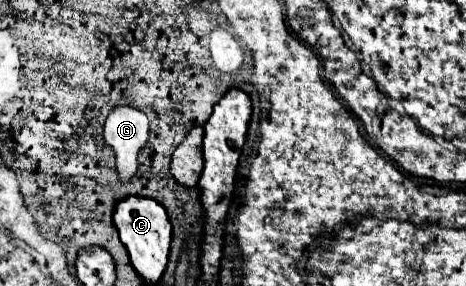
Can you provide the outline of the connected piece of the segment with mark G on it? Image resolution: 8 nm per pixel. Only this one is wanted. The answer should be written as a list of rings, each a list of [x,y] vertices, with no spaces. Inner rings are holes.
[[[128,105],[112,109],[104,125],[104,141],[116,155],[120,181],[130,183],[138,171],[138,153],[148,141],[148,117]]]

